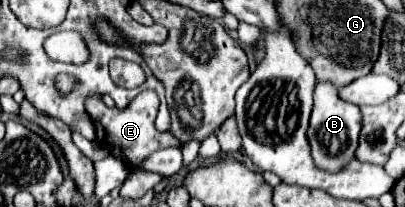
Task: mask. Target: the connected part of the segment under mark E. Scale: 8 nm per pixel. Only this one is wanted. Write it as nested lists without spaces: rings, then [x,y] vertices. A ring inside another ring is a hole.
[[[153,90],[141,92],[125,110],[107,108],[99,94],[91,94],[85,100],[85,110],[89,112],[89,116],[91,116],[93,124],[95,124],[97,140],[101,142],[101,146],[105,150],[109,150],[117,158],[121,158],[131,170],[141,168],[139,166],[141,160],[145,160],[153,152],[161,150],[161,148],[169,148],[169,146],[179,146],[179,142],[171,134],[155,130],[153,122],[155,122],[155,116],[157,116],[157,108],[159,108],[159,98],[157,98],[157,94]]]

